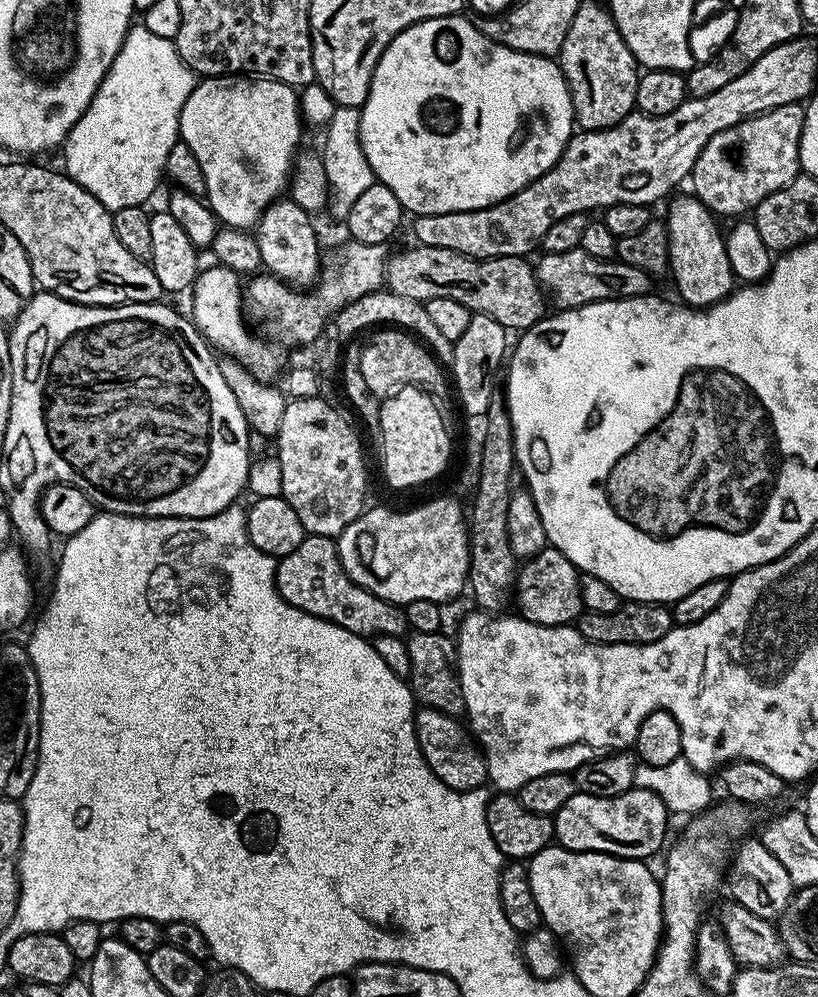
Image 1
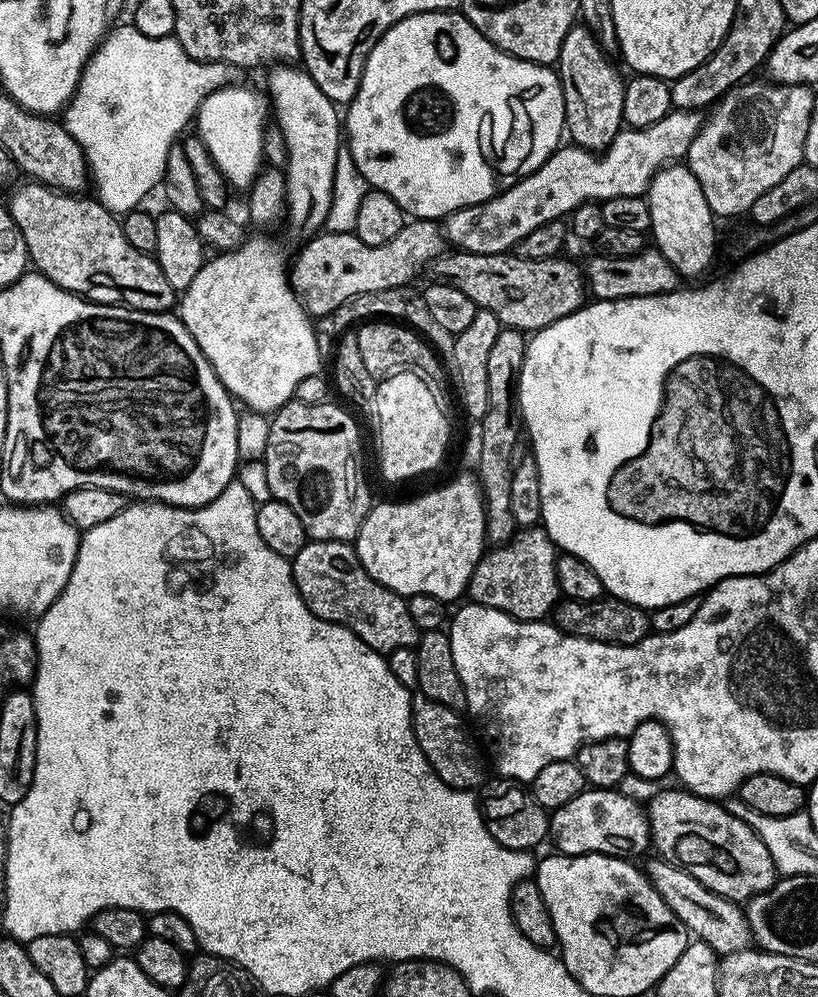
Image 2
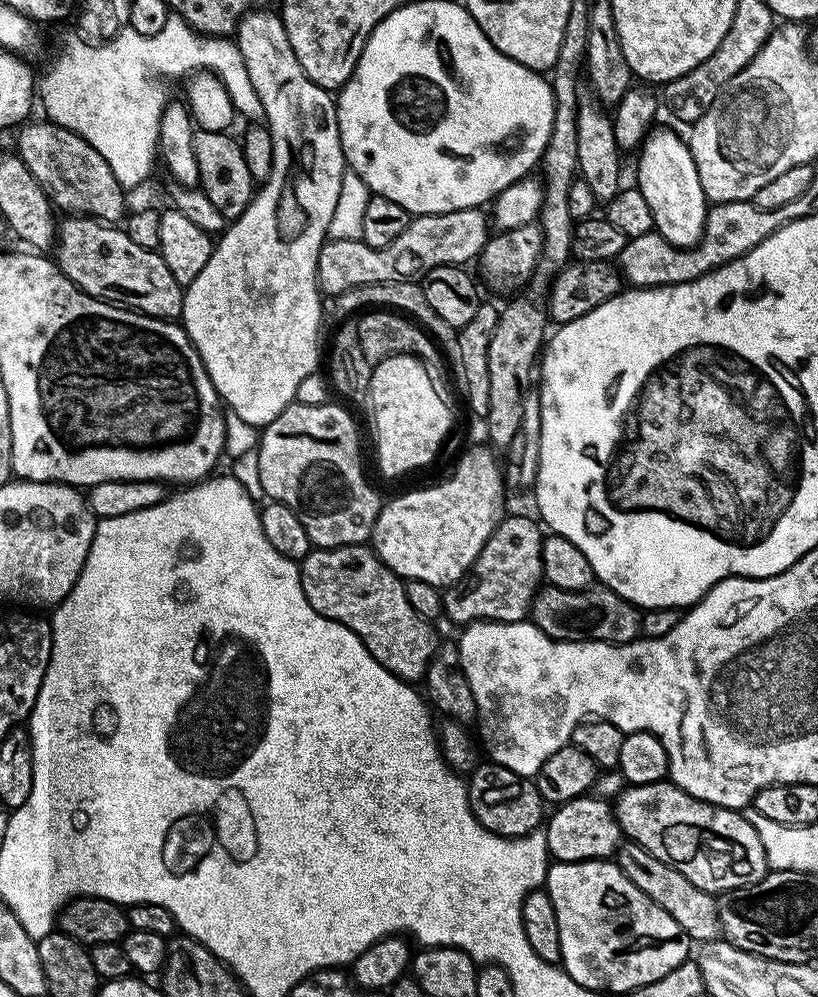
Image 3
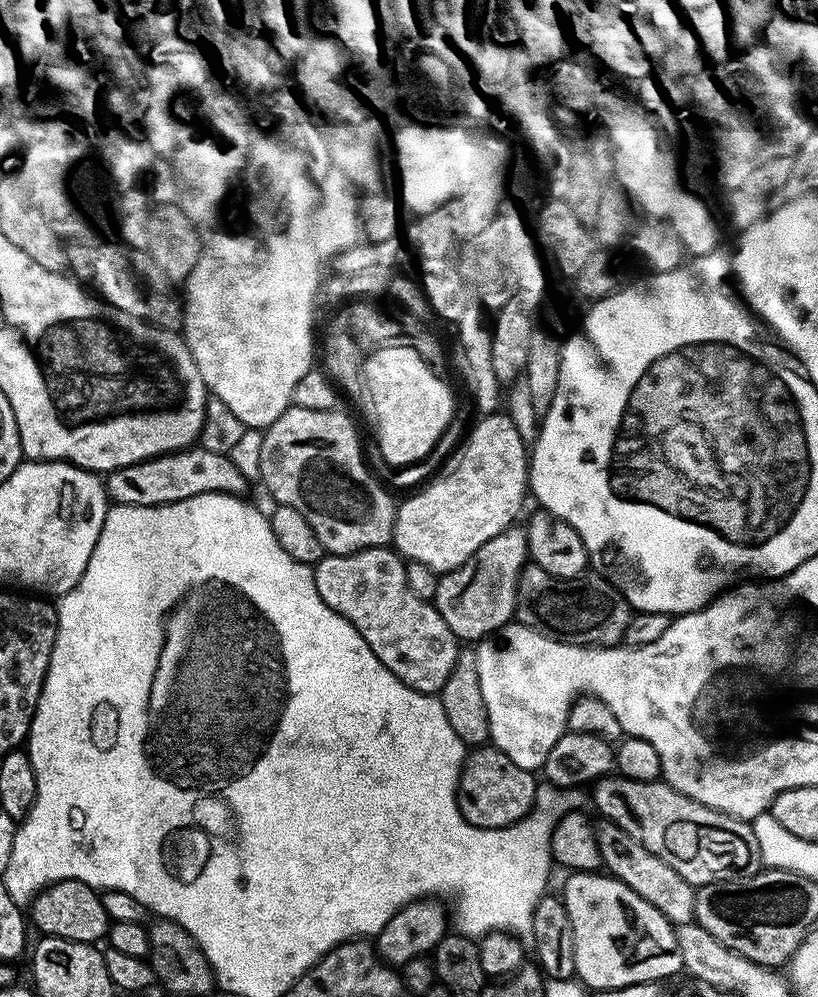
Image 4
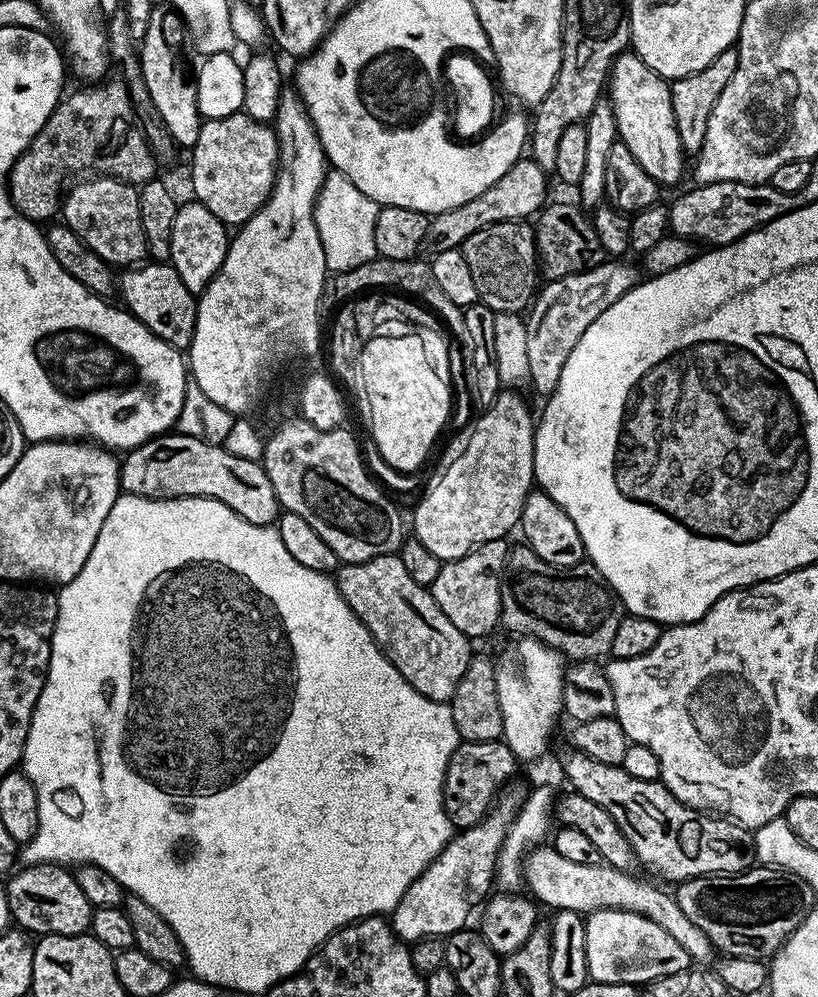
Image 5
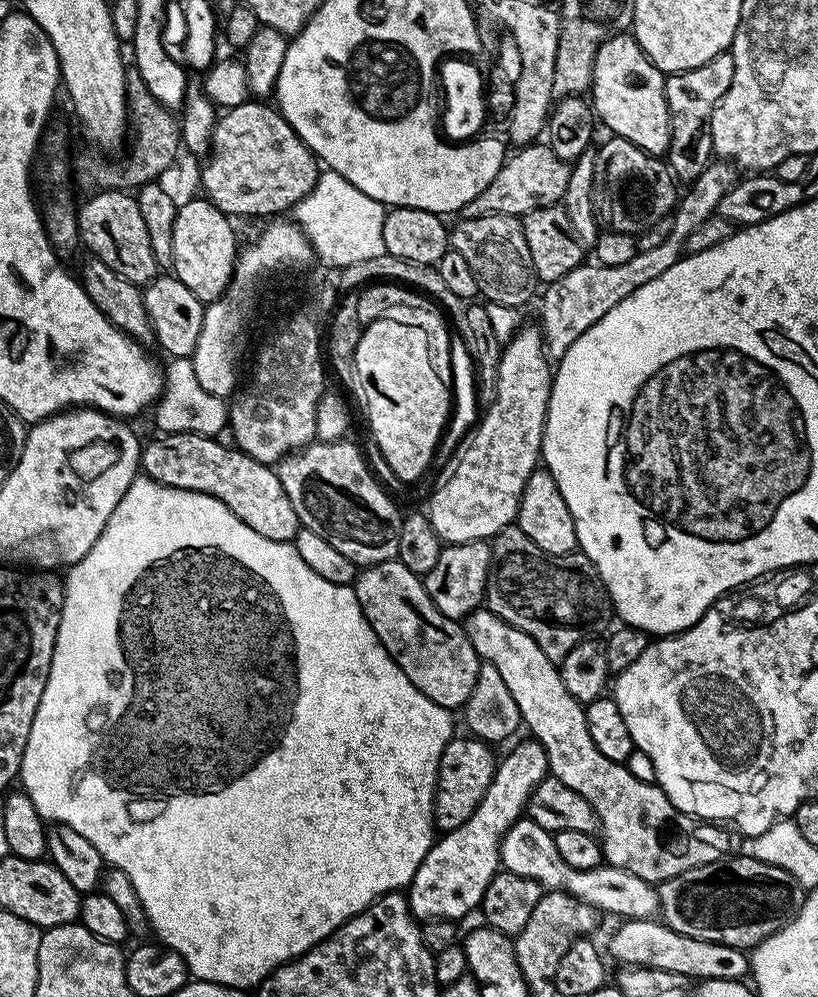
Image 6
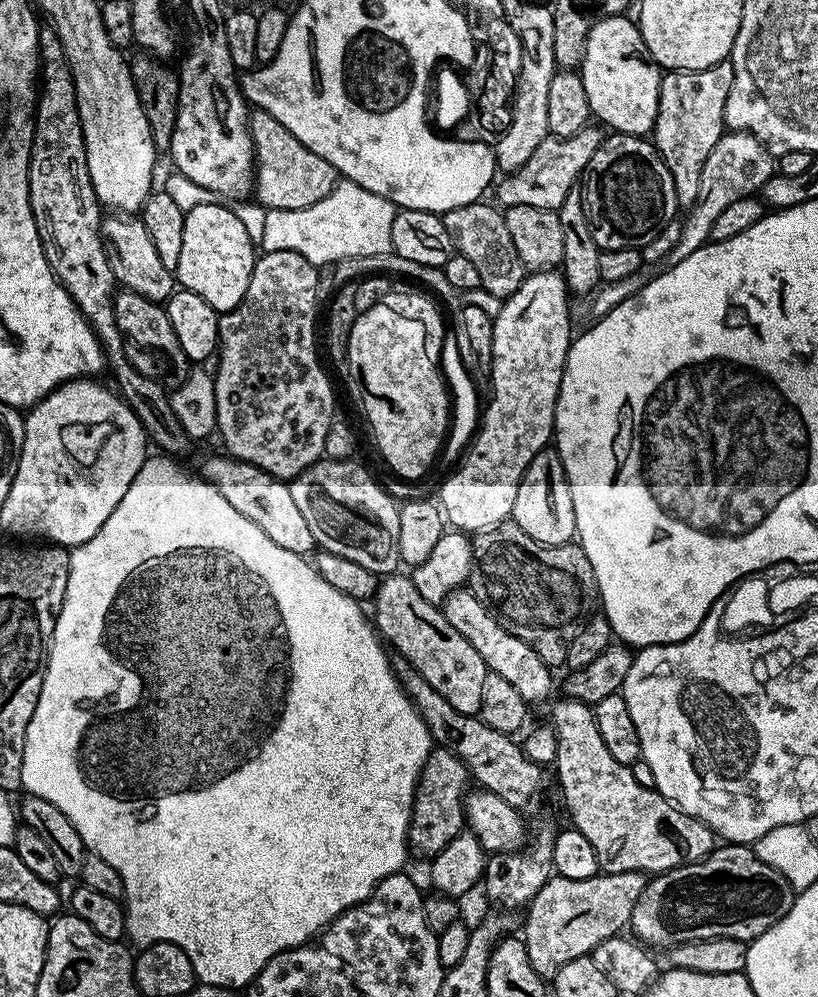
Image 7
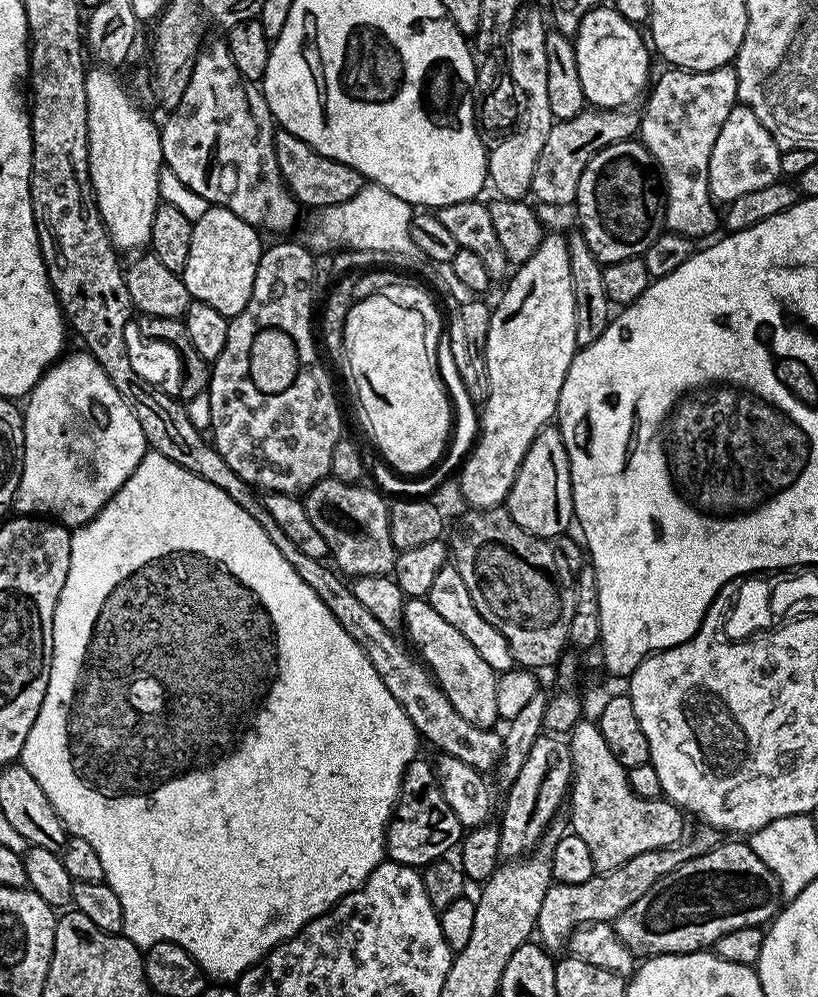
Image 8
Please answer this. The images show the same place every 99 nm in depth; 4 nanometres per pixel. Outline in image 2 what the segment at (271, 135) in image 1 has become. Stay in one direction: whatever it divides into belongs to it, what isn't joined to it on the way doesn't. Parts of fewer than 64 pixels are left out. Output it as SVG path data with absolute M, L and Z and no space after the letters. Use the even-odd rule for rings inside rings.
M228 85L208 95L200 104L194 118L194 124L198 126L198 129L196 129L197 135L203 144L207 146L207 150L210 151L215 164L222 170L225 180L233 189L238 188L241 192L251 187L261 171L264 162L262 155L263 134L270 116L269 99L262 92L260 94L242 85Z

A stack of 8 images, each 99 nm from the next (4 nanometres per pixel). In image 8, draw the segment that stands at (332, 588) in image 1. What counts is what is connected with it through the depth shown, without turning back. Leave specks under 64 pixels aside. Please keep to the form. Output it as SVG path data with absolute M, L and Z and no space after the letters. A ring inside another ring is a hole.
M408 598L404 601L404 627L408 632L406 640L414 649L425 668L436 677L437 684L450 698L450 706L466 718L466 722L474 722L474 726L483 728L496 728L500 720L500 707L498 706L498 686L496 685L497 673L478 654L446 618L438 615L438 610L430 606L427 599Z

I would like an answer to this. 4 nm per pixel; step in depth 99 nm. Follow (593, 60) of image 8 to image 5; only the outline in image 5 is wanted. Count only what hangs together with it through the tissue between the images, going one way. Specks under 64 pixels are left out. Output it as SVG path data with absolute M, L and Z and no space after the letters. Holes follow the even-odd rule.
M625 50L612 62L612 70L606 85L607 95L612 102L614 118L618 122L619 143L634 154L638 166L650 174L657 184L676 184L684 176L686 153L678 138L678 126L674 122L672 109L672 89L665 80L635 51Z

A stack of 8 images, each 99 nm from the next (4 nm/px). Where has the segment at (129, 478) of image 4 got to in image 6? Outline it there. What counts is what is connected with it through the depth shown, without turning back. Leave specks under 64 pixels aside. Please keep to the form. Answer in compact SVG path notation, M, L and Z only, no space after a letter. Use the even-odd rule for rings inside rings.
M169 432L167 434L157 435L157 440L152 440L143 445L140 454L140 468L143 475L149 476L154 482L164 484L168 488L181 488L182 490L190 490L191 492L201 492L207 496L213 496L218 498L224 503L228 509L236 515L242 522L246 522L246 526L250 526L250 530L255 530L257 534L262 534L262 538L270 538L274 542L292 542L296 539L297 532L300 531L302 525L298 514L294 514L294 505L290 503L290 498L286 498L286 490L282 490L282 482L276 477L275 471L269 465L258 462L254 458L250 458L246 453L241 452L239 448L227 448L226 446L220 446L216 440L211 436L200 436L198 433L178 433Z

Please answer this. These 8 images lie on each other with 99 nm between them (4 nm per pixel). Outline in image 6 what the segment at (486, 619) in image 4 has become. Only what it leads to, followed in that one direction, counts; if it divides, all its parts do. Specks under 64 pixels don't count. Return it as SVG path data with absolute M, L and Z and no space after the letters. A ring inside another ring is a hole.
M475 540L465 544L449 544L441 547L434 570L422 577L424 589L426 594L430 594L434 606L438 606L442 614L446 614L446 618L460 622L485 603L490 569L492 545L489 541Z

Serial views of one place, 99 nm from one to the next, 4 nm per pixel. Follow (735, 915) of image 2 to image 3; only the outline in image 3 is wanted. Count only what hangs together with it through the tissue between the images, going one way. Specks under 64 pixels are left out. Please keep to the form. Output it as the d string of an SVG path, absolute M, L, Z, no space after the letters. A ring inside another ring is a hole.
M631 842L621 843L616 849L614 863L622 870L622 874L626 874L626 878L630 878L630 882L634 882L634 886L638 886L638 890L642 890L642 894L646 894L646 898L658 902L658 906L662 906L662 910L666 910L666 914L670 914L670 918L674 918L674 922L682 926L689 941L714 940L721 935L720 919L716 909L717 897L694 886L694 882L690 882L686 874L678 874L674 866L654 858L650 850Z

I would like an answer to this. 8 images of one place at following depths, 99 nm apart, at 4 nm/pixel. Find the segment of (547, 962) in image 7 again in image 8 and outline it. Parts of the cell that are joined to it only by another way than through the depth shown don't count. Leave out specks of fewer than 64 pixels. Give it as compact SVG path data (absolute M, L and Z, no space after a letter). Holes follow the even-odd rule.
M700 826L700 829L693 834L692 841L690 840L691 836L687 842L681 842L673 847L638 854L638 858L630 858L630 862L609 872L594 875L586 882L553 883L546 898L542 898L542 910L538 910L536 932L539 943L547 948L549 953L556 954L565 947L568 937L582 925L594 922L614 922L625 910L634 906L634 902L638 902L638 898L642 898L642 894L646 894L646 890L654 886L654 882L658 882L666 874L673 872L680 864L693 860L695 856L700 856L716 847L721 843L722 836L711 826Z

